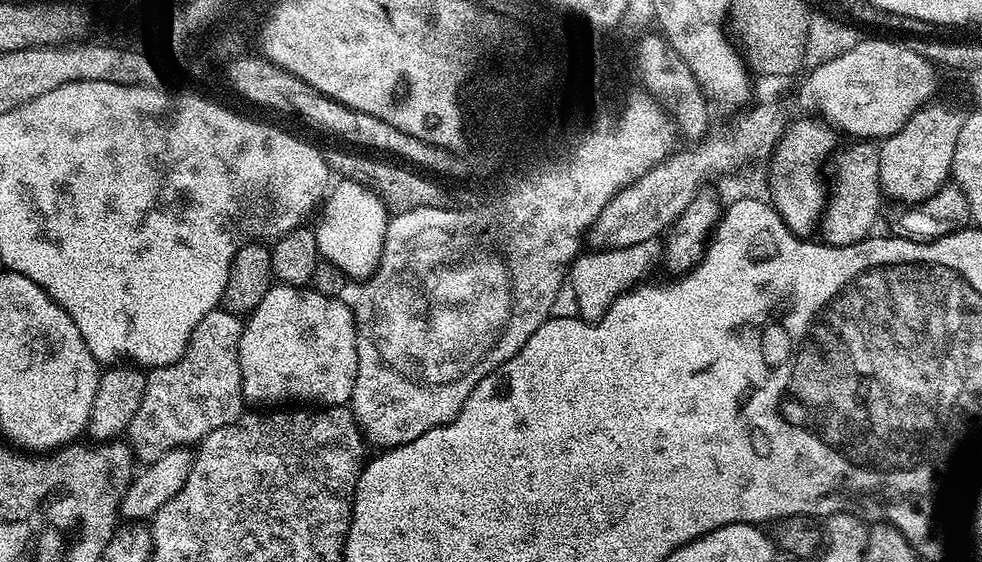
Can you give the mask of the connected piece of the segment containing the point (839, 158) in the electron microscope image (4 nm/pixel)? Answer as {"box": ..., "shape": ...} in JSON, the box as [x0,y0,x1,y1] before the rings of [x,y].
{"box":[818,142,882,248],"shape":[[[852,142],[849,148],[841,147],[831,157],[832,193],[829,196],[827,193],[826,203],[822,208],[818,236],[823,243],[831,244],[834,248],[857,244],[860,240],[869,239],[873,235],[872,227],[875,226],[876,215],[880,212],[882,193],[878,174],[880,153],[871,146],[873,147],[868,142]]]}

